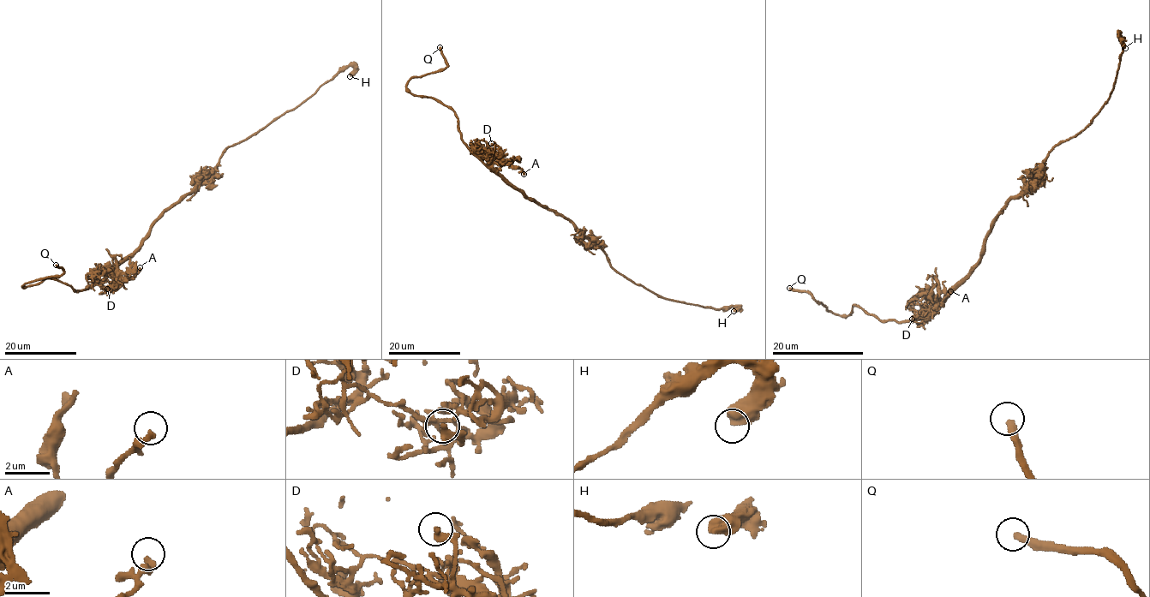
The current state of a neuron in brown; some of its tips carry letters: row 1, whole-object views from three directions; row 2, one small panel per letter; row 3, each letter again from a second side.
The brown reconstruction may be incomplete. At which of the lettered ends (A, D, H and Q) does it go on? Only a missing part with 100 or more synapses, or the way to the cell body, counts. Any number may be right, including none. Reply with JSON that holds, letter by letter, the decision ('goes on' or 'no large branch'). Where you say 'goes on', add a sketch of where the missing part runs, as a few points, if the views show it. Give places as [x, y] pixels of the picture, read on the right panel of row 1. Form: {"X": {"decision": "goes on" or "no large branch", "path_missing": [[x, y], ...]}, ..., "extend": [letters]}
{"A": {"decision": "no large branch"}, "D": {"decision": "no large branch"}, "H": {"decision": "no large branch"}, "Q": {"decision": "goes on"}, "extend": ["Q"]}

